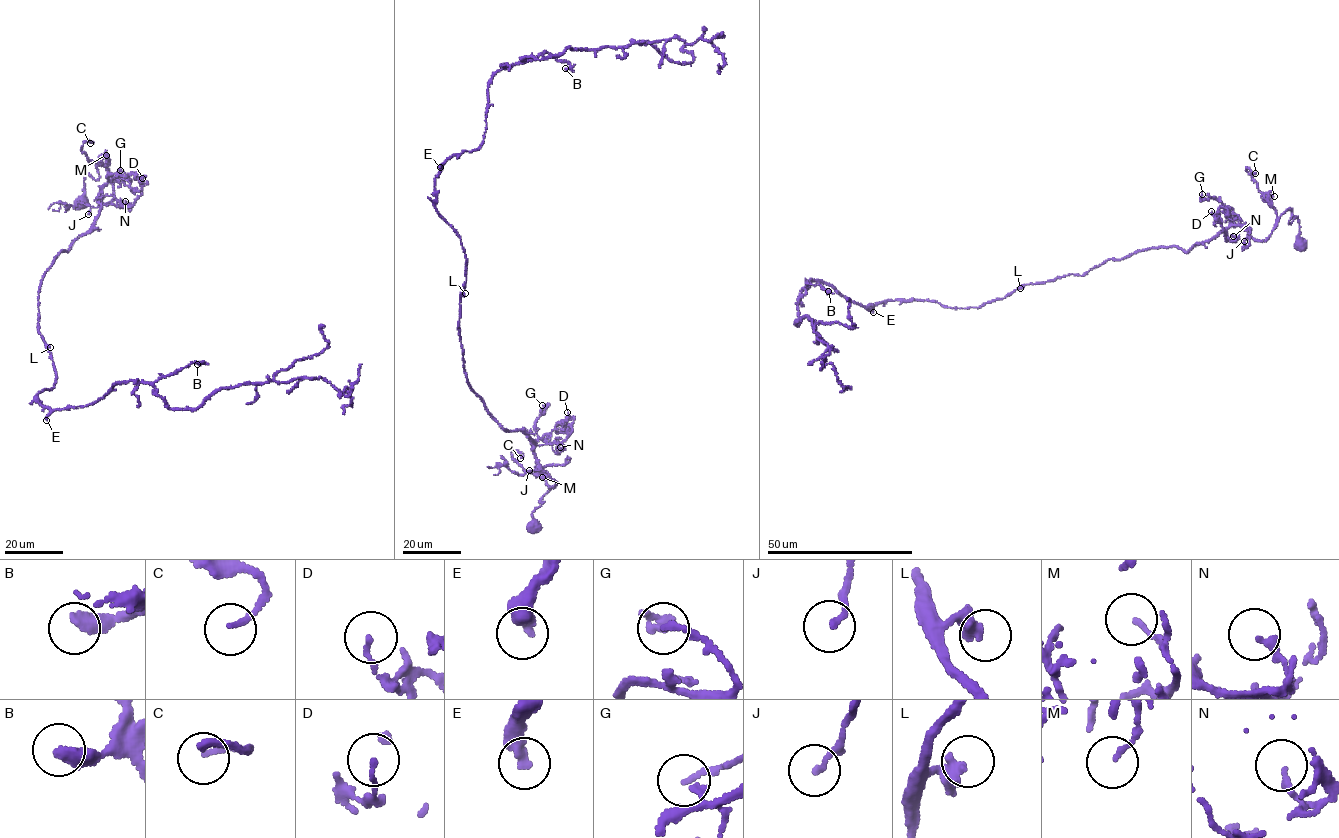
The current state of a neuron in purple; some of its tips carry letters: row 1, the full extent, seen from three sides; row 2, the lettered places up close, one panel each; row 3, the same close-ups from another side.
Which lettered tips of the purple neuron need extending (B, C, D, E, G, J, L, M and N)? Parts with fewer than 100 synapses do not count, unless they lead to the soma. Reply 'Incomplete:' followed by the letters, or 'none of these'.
Incomplete: none of these

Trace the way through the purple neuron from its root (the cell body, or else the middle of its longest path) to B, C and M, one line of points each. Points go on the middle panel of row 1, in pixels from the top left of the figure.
B: (532, 527), (557, 483), (468, 383), (467, 260), (434, 179), (482, 141), (496, 72), (546, 52), (565, 68)
C: (532, 527), (534, 510), (554, 488), (525, 471), (511, 450), (520, 452), (520, 458)
M: (532, 527), (530, 529), (534, 510), (554, 488), (547, 483), (546, 472), (542, 477)

